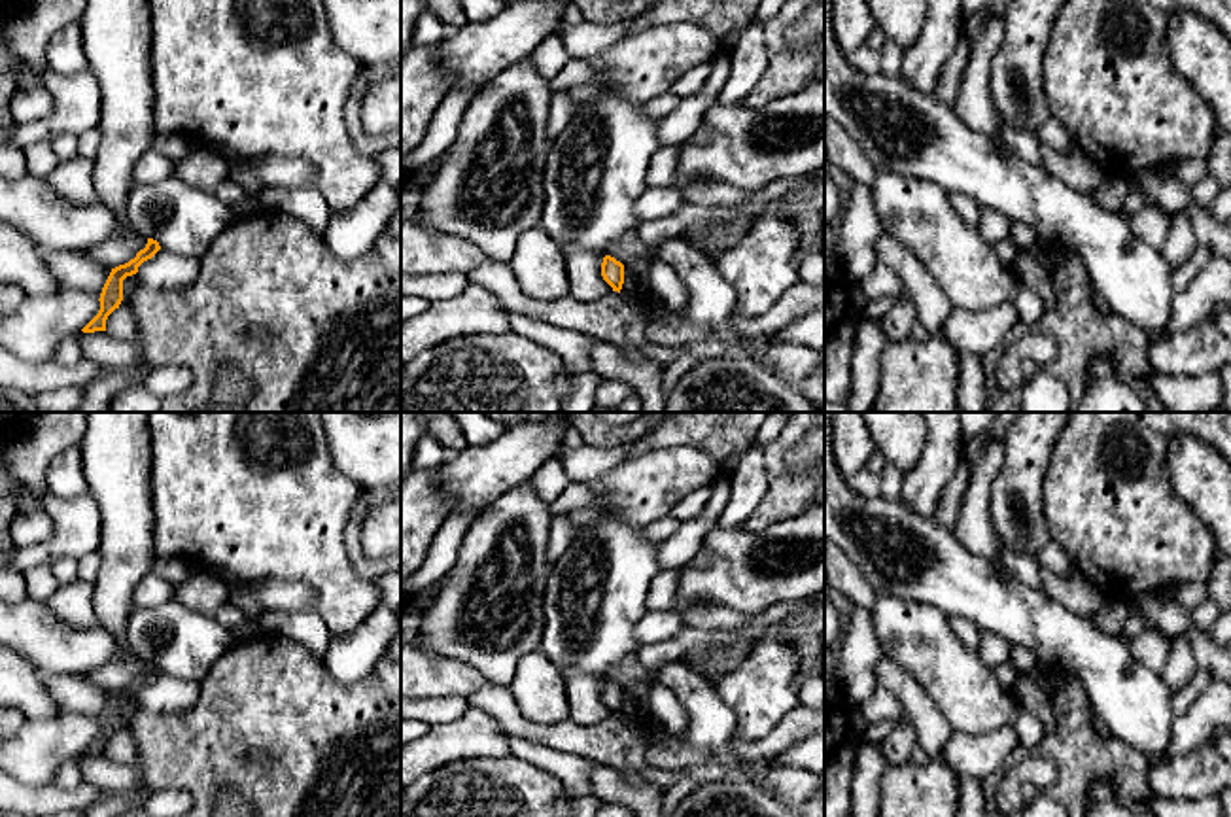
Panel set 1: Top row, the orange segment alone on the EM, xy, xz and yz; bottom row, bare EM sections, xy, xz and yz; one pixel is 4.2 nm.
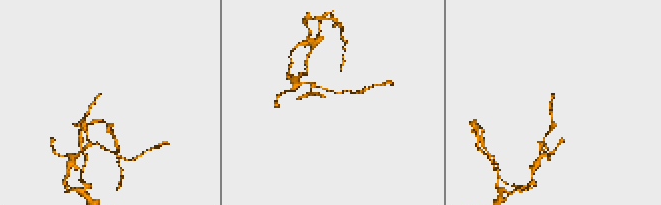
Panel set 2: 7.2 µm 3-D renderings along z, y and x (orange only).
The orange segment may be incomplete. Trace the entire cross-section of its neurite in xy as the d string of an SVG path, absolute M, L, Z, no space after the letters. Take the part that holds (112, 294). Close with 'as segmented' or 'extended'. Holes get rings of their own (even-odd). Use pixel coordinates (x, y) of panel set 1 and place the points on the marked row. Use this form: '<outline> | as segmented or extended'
M147 238L147 244L144 250L140 250L136 253L134 259L130 259L125 265L119 265L115 269L112 269L102 293L100 293L100 310L98 314L81 329L83 333L95 333L95 331L106 331L106 320L108 316L119 308L121 301L123 301L123 280L127 276L132 276L138 272L138 267L151 259L157 252L161 250L159 242L153 238Z | as segmented

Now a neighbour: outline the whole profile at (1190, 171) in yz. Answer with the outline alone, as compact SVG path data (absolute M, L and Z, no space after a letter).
M1188 157L1174 165L1176 176L1191 189L1208 176L1206 161L1201 157Z

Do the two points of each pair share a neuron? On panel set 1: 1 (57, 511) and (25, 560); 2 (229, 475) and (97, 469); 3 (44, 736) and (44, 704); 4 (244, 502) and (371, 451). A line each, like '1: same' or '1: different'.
1: same
2: different
3: different
4: different

